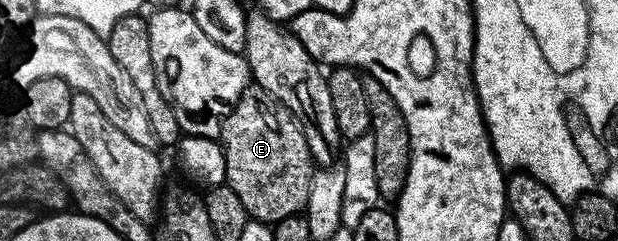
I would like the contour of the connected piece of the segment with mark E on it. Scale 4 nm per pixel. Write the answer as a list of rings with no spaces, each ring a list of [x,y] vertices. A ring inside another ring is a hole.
[[[255,85],[249,86],[232,107],[231,113],[221,120],[218,143],[222,148],[225,184],[241,198],[242,207],[246,209],[249,218],[274,225],[286,217],[301,214],[307,208],[314,160],[296,118],[272,95]]]

